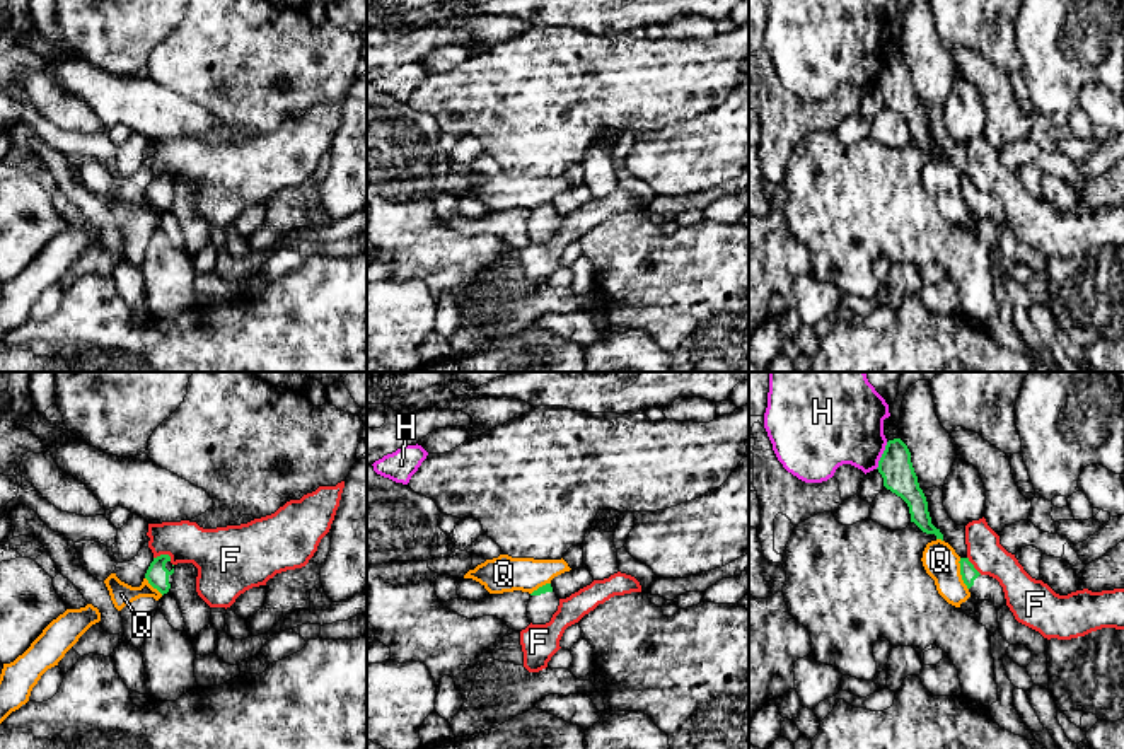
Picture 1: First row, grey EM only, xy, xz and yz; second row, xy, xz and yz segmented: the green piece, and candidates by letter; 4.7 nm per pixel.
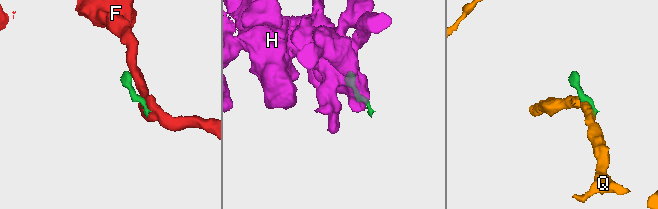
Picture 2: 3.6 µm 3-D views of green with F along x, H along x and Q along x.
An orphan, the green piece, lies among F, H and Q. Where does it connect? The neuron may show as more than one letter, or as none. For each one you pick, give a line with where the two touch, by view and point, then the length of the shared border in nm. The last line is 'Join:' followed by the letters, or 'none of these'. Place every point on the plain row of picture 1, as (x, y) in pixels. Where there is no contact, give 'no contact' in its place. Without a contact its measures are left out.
Join: none of these

